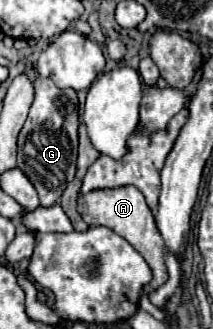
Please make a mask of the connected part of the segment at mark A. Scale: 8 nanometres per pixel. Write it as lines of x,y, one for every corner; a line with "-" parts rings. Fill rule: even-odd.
122,186
112,190
92,190
88,194
78,194
78,212
88,226
106,226
114,230
118,236
126,238
136,252
142,254
146,264
152,268
152,280
146,290
156,290
168,280
164,264
164,240
156,230
154,216
140,190
136,190
134,186

